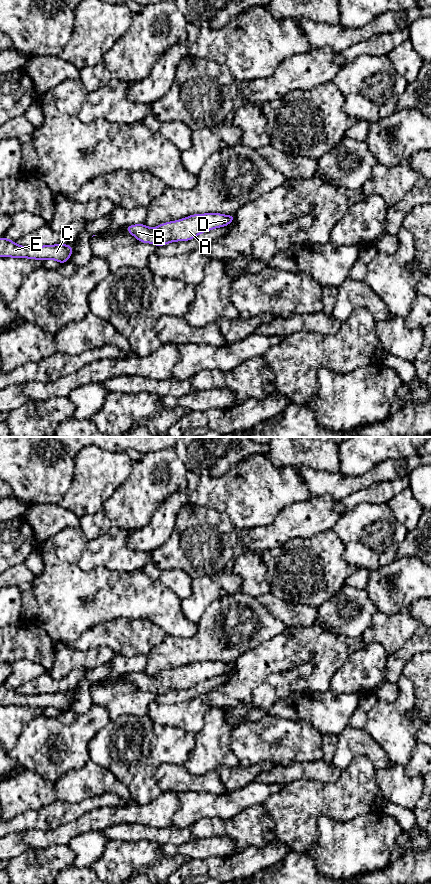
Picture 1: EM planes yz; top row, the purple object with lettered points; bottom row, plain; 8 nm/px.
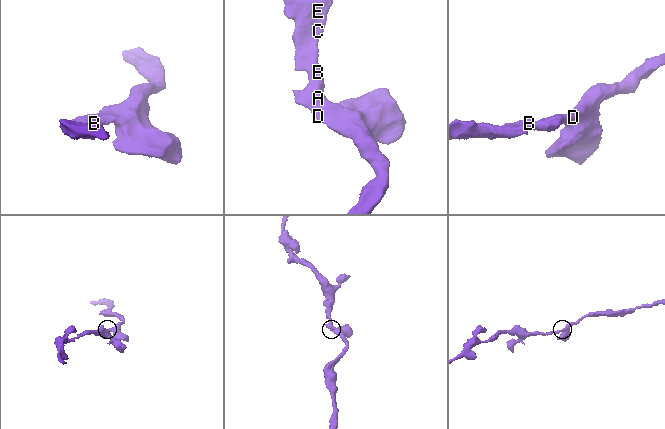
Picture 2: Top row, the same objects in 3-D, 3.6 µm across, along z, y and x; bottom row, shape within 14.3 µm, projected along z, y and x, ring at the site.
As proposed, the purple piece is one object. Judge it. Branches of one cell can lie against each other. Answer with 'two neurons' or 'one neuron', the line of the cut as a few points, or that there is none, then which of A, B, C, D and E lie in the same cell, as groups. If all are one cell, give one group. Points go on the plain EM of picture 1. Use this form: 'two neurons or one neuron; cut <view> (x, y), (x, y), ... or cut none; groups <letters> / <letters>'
one neuron; cut none; groups A B C D E

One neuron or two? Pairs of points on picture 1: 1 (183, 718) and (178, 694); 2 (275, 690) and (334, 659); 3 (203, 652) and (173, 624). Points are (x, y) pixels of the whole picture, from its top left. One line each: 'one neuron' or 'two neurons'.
1: two neurons
2: two neurons
3: two neurons

